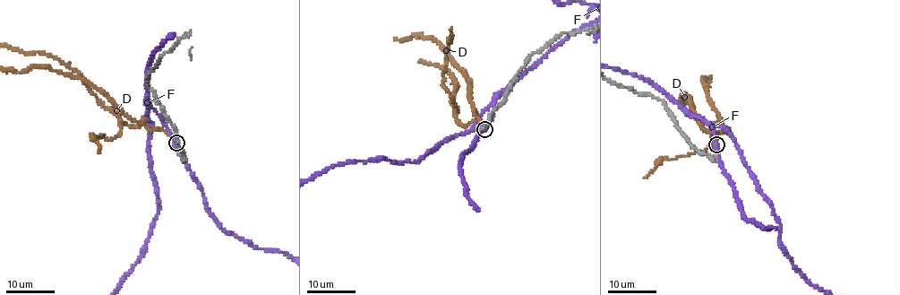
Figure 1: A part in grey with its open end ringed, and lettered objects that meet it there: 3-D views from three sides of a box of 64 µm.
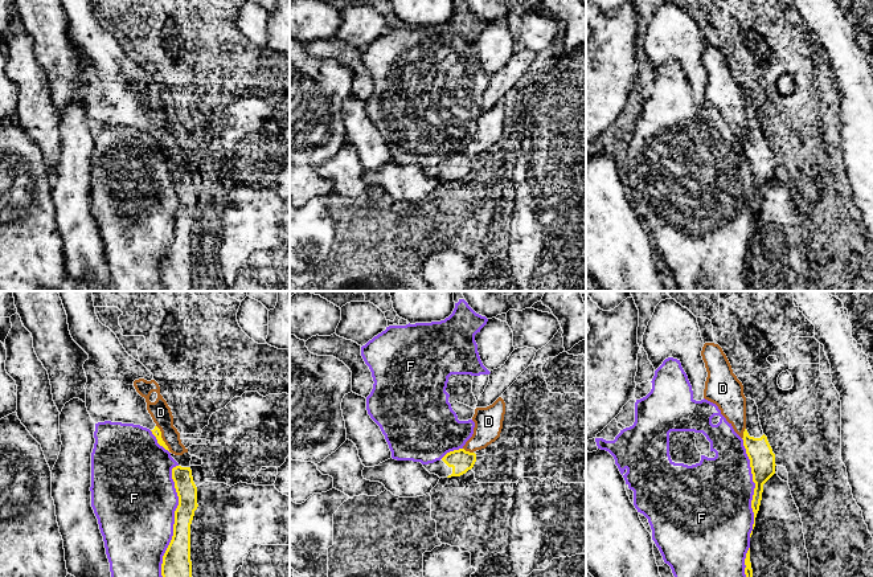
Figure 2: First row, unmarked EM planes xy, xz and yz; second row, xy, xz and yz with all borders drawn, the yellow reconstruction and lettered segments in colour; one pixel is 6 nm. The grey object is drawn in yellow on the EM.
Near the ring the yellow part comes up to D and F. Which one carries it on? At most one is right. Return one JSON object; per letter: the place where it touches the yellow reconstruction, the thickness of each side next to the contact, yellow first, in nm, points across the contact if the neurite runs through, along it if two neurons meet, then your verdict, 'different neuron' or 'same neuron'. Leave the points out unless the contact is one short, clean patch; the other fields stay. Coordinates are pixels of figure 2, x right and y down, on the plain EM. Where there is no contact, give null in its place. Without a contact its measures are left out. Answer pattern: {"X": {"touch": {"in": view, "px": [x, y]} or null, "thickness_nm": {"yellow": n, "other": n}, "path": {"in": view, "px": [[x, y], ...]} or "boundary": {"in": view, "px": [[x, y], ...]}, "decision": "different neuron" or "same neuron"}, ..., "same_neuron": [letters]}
{"D": {"touch": {"in": "xy", "px": [162, 142]}, "thickness_nm": {"yellow": 50, "other": 120}, "boundary": {"in": "xy", "px": [[156, 129], [162, 143], [171, 155]]}, "decision": "different neuron"}, "F": {"touch": {"in": "xy", "px": [173, 229]}, "thickness_nm": {"yellow": 180, "other": 480}, "decision": "different neuron"}, "same_neuron": []}

